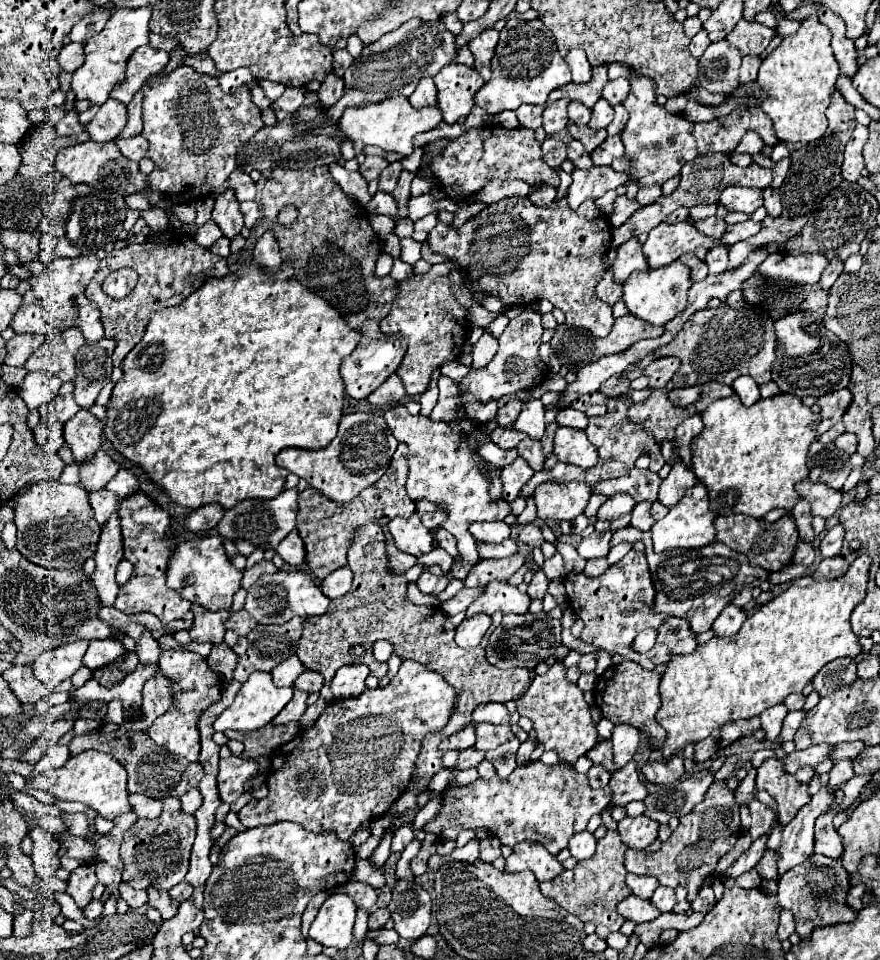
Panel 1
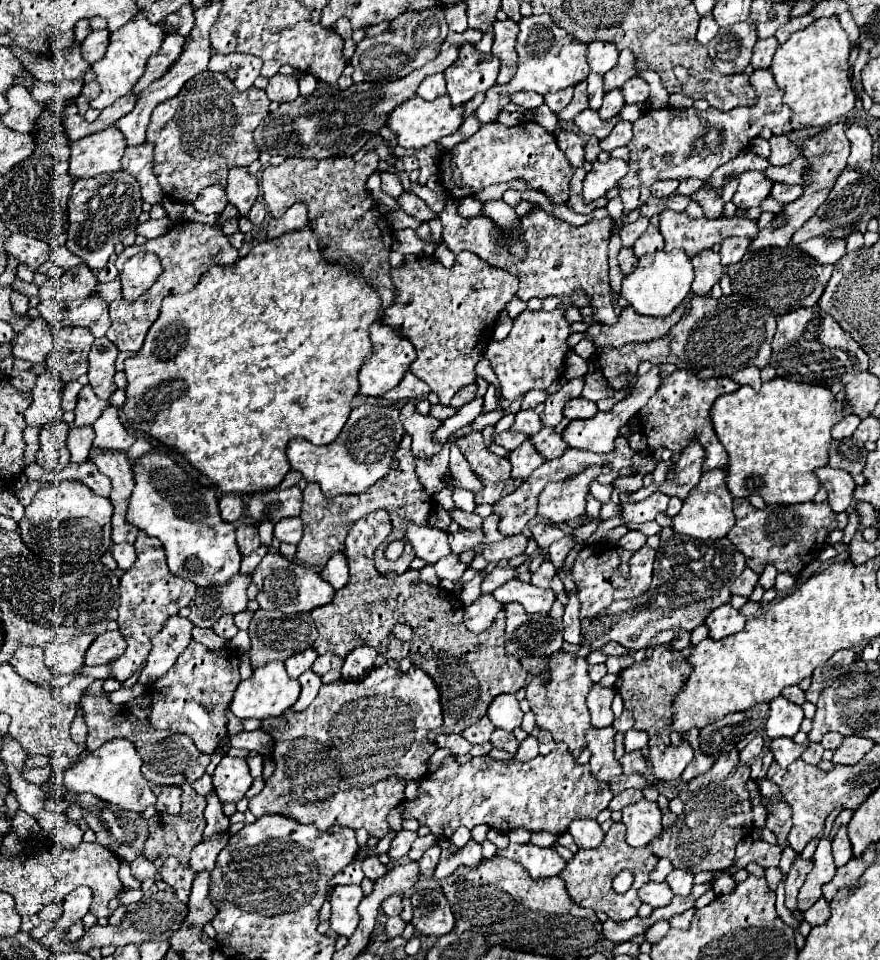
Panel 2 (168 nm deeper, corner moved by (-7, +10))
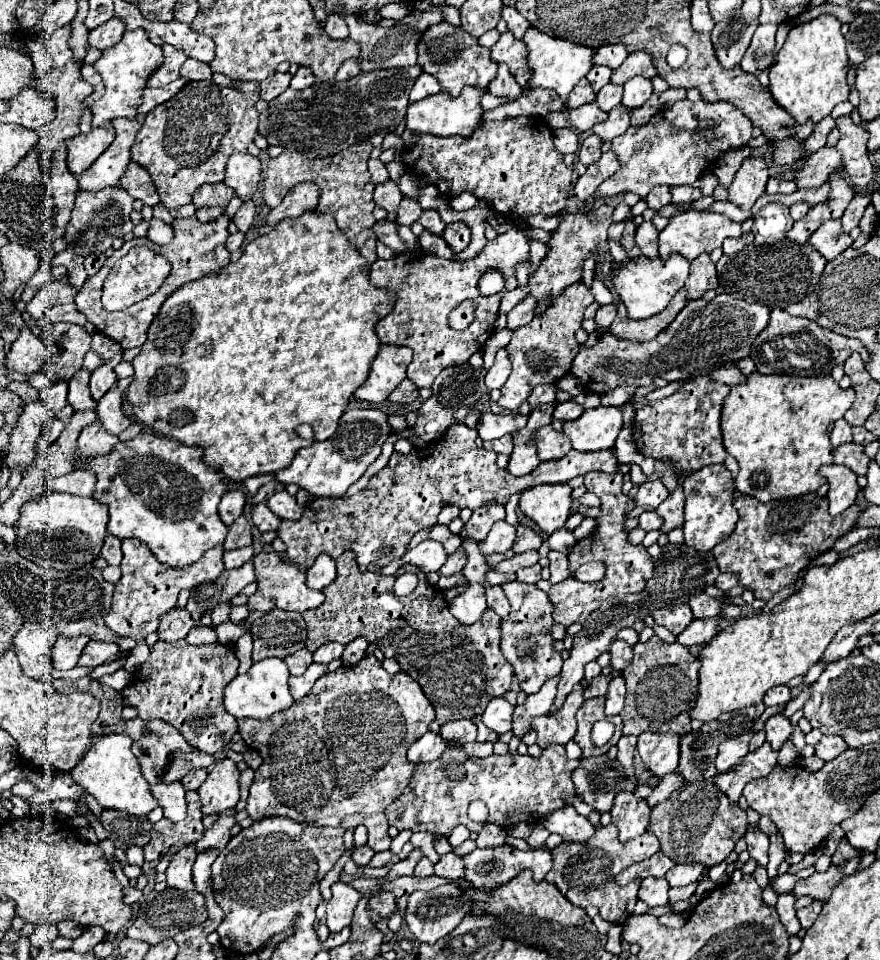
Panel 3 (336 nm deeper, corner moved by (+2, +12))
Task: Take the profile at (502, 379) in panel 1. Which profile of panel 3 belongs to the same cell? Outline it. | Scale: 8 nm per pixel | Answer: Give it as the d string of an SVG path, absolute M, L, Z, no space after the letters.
M581 281L569 285L561 291L551 303L551 307L537 315L529 325L523 325L513 331L511 343L507 345L513 371L507 379L507 383L501 387L501 397L498 405L507 411L517 411L521 403L527 401L533 387L541 383L557 383L561 377L565 377L571 369L571 363L575 355L579 353L579 343L575 339L575 333L581 329L585 309L593 303L593 293L589 287L585 287Z

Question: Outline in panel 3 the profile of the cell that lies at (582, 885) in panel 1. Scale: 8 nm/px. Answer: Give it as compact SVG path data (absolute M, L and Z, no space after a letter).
M611 823L607 827L599 827L597 833L585 841L585 843L561 843L559 847L551 849L553 855L553 867L545 875L545 881L557 885L557 889L579 907L597 905L599 915L609 923L625 923L627 917L633 913L633 907L637 903L637 891L639 891L639 879L631 881L627 885L617 885L615 875L627 869L629 865L643 861L659 851L659 839L653 833L643 833L641 837L621 843L617 839L617 827Z

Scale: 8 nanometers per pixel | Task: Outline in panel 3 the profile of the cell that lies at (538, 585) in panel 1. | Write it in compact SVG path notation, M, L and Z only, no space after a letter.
M531 565L531 567L525 567L525 569L519 569L517 573L517 581L523 581L523 583L537 583L541 579L541 565Z

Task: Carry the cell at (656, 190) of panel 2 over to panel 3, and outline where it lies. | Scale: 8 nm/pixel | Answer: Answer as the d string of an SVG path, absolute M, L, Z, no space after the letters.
M657 185L653 187L651 191L647 193L645 201L647 201L649 208L659 211L661 207L665 207L665 205L669 205L671 202L670 187L667 185Z

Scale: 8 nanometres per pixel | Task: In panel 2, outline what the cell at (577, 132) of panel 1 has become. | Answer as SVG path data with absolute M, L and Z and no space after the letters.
M584 109L582 113L576 115L574 123L576 123L578 129L584 131L586 135L594 135L594 137L598 137L598 139L604 139L604 137L614 129L614 125L618 123L618 119L612 117L612 119L608 119L608 121L602 121L596 111Z

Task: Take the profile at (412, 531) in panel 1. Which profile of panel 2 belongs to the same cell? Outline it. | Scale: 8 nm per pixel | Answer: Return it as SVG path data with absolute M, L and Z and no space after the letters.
M406 525L406 541L412 545L416 557L428 561L428 565L434 565L438 559L450 553L448 545L448 533L430 525Z

